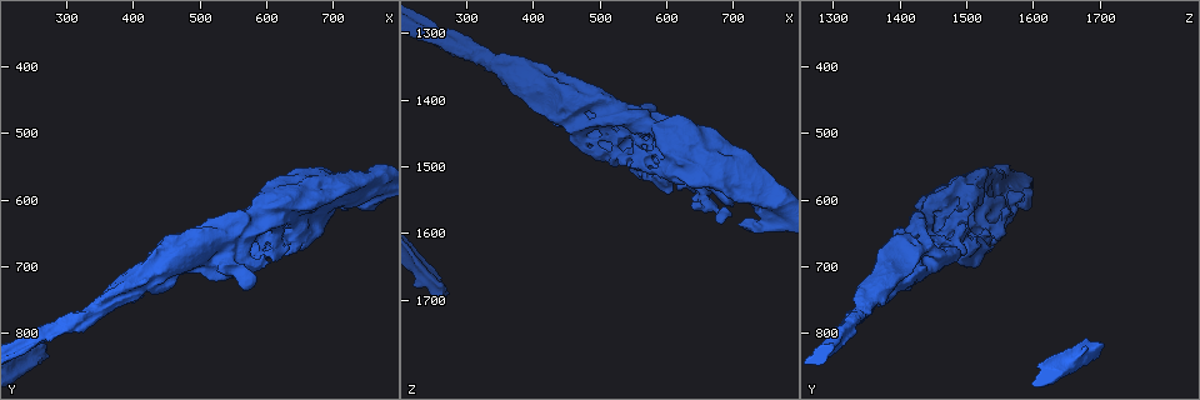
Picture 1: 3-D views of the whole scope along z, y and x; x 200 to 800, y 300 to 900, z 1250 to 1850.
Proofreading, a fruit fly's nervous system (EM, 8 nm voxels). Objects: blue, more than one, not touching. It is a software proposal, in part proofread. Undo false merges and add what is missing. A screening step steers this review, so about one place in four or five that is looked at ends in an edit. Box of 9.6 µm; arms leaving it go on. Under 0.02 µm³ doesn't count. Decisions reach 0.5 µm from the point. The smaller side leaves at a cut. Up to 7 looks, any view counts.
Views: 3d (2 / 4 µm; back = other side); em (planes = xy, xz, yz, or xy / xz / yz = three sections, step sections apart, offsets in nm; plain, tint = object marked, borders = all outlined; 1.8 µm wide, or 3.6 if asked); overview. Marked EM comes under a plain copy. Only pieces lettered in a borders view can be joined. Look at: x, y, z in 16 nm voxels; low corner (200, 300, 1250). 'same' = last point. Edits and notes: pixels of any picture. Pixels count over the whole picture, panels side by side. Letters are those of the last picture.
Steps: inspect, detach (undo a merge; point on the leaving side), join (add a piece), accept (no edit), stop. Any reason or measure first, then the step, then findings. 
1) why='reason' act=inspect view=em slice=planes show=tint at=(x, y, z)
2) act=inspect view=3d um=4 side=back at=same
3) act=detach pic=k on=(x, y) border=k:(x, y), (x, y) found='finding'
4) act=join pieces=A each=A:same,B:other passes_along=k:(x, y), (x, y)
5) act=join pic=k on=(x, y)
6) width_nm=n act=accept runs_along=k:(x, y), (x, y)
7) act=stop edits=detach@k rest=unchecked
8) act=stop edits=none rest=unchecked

why='an open end' act=inspect view=3d um=4 at=(260, 810, 1710)

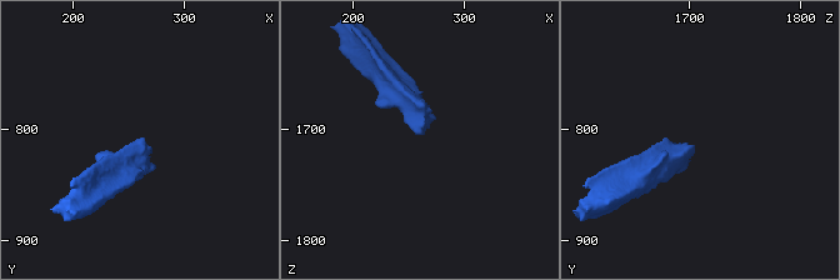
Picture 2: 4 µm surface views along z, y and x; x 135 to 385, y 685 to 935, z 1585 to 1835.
act=inspect view=em slice=planes show=borders at=(262, 814, 1706)

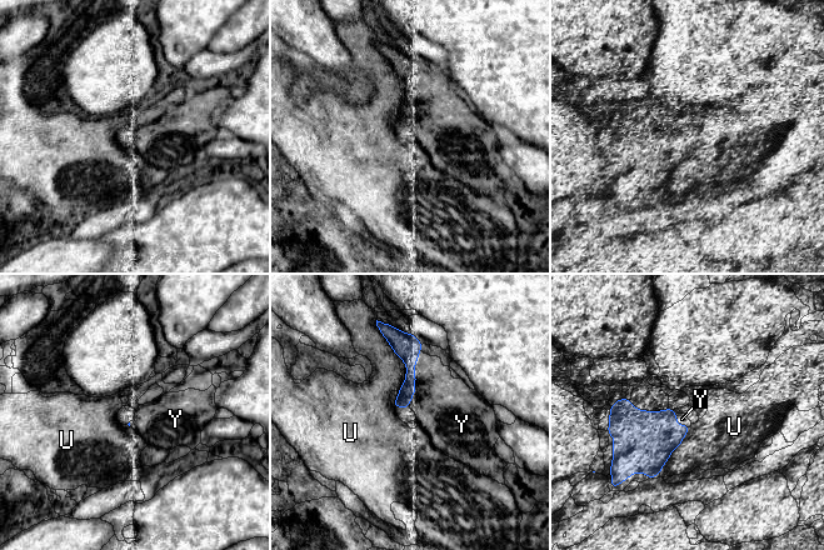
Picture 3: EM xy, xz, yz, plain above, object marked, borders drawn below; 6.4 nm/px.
longest_contact=U:400nm act=join pieces=Y each=U:other,Y:same found='it goes on there'

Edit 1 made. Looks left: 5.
why='touches itself' act=inspect view=em slice=planes show=borders at=(680, 620, 1575)

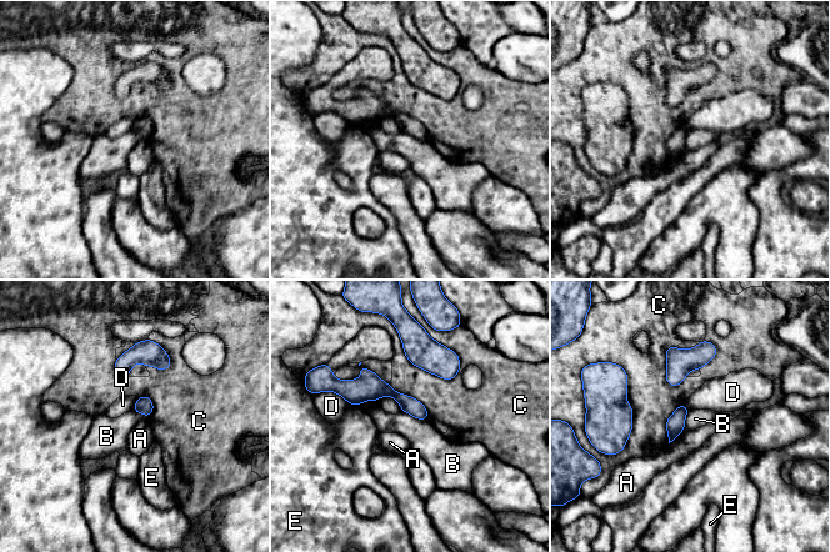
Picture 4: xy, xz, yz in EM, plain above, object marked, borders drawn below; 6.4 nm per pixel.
width_nm=110 act=accept each=A:other,B:other,C:other,D:other,E:other border=4:(403, 410), (418, 418), (426, 420) found='continuous, no second neuron'

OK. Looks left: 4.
why='touches itself' act=inspect view=3d um=4 side=back at=(615, 605, 1465)

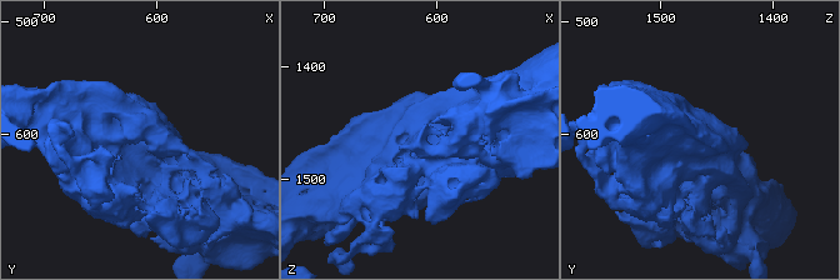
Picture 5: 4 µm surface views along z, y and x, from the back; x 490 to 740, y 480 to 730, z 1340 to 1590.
act=inspect view=em slice=planes show=borders at=same

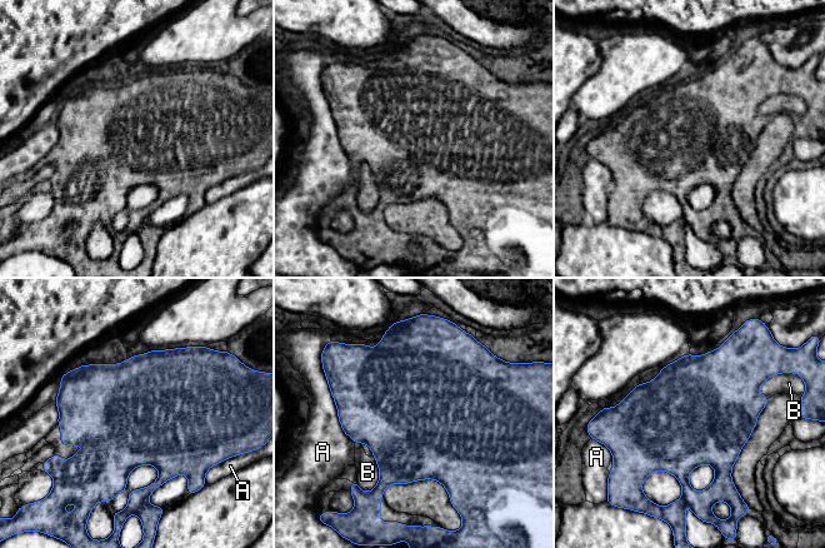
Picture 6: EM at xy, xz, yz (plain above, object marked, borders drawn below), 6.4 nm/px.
act=accept each=A:other,B:other border=6:(374, 457), (379, 481), (370, 491) found='continuous, no second neuron'

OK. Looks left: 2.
act=stop edits=join@3 rest=unchecked

